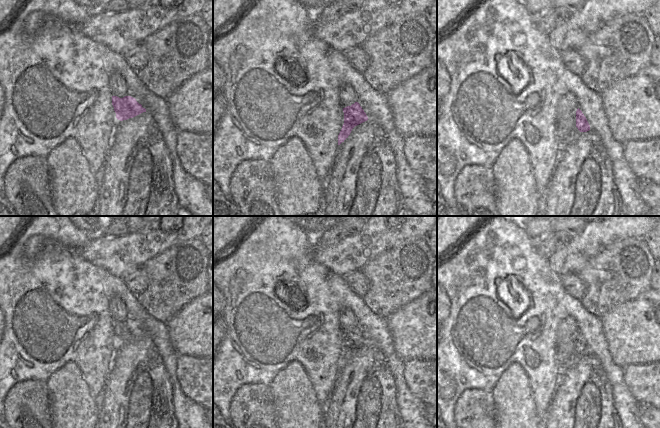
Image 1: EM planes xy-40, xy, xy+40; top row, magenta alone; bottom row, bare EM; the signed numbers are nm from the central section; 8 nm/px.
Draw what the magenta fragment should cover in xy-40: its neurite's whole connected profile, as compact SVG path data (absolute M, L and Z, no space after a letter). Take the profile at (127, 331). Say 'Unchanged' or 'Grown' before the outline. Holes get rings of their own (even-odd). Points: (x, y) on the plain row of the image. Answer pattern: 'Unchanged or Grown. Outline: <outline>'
Unchanged. Outline: M112 320L112 329L116 337L116 342L120 345L133 342L146 336L146 333L131 320L125 320L123 322Z

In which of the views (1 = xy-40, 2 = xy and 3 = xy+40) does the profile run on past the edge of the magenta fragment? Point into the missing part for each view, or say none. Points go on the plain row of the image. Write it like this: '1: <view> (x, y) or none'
1: none
2: none
3: none

